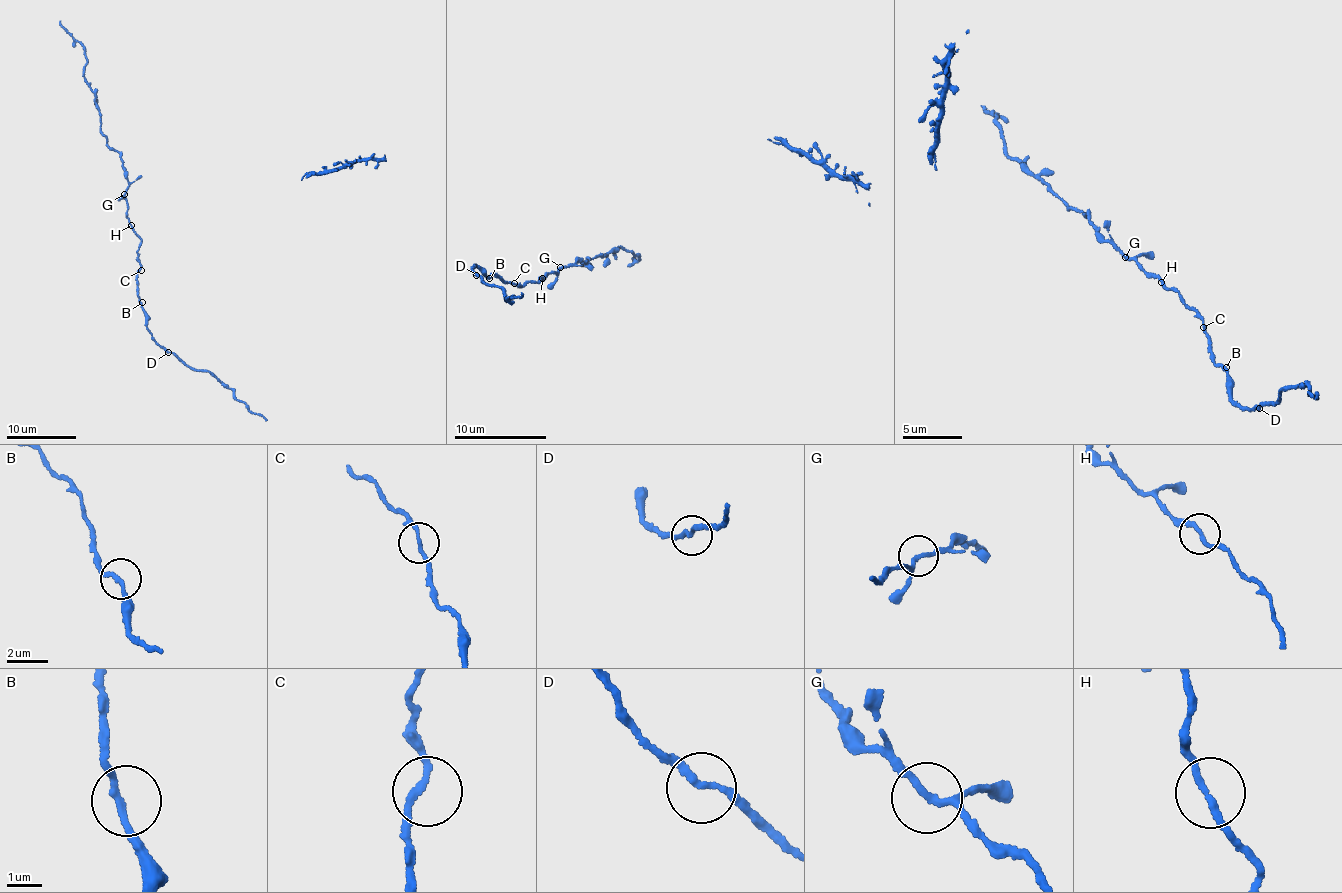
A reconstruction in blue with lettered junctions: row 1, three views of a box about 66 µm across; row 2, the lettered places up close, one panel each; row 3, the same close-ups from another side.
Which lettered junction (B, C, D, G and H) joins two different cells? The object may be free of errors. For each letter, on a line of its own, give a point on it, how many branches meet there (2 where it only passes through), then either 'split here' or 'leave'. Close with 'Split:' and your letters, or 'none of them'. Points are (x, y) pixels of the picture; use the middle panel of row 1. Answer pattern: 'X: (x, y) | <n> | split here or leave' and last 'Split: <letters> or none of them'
B: (489, 278) | 2 | leave
C: (514, 283) | 2 | leave
D: (476, 275) | 2 | leave
G: (560, 267) | 3 | leave
H: (542, 278) | 2 | leave
Split: none of them

